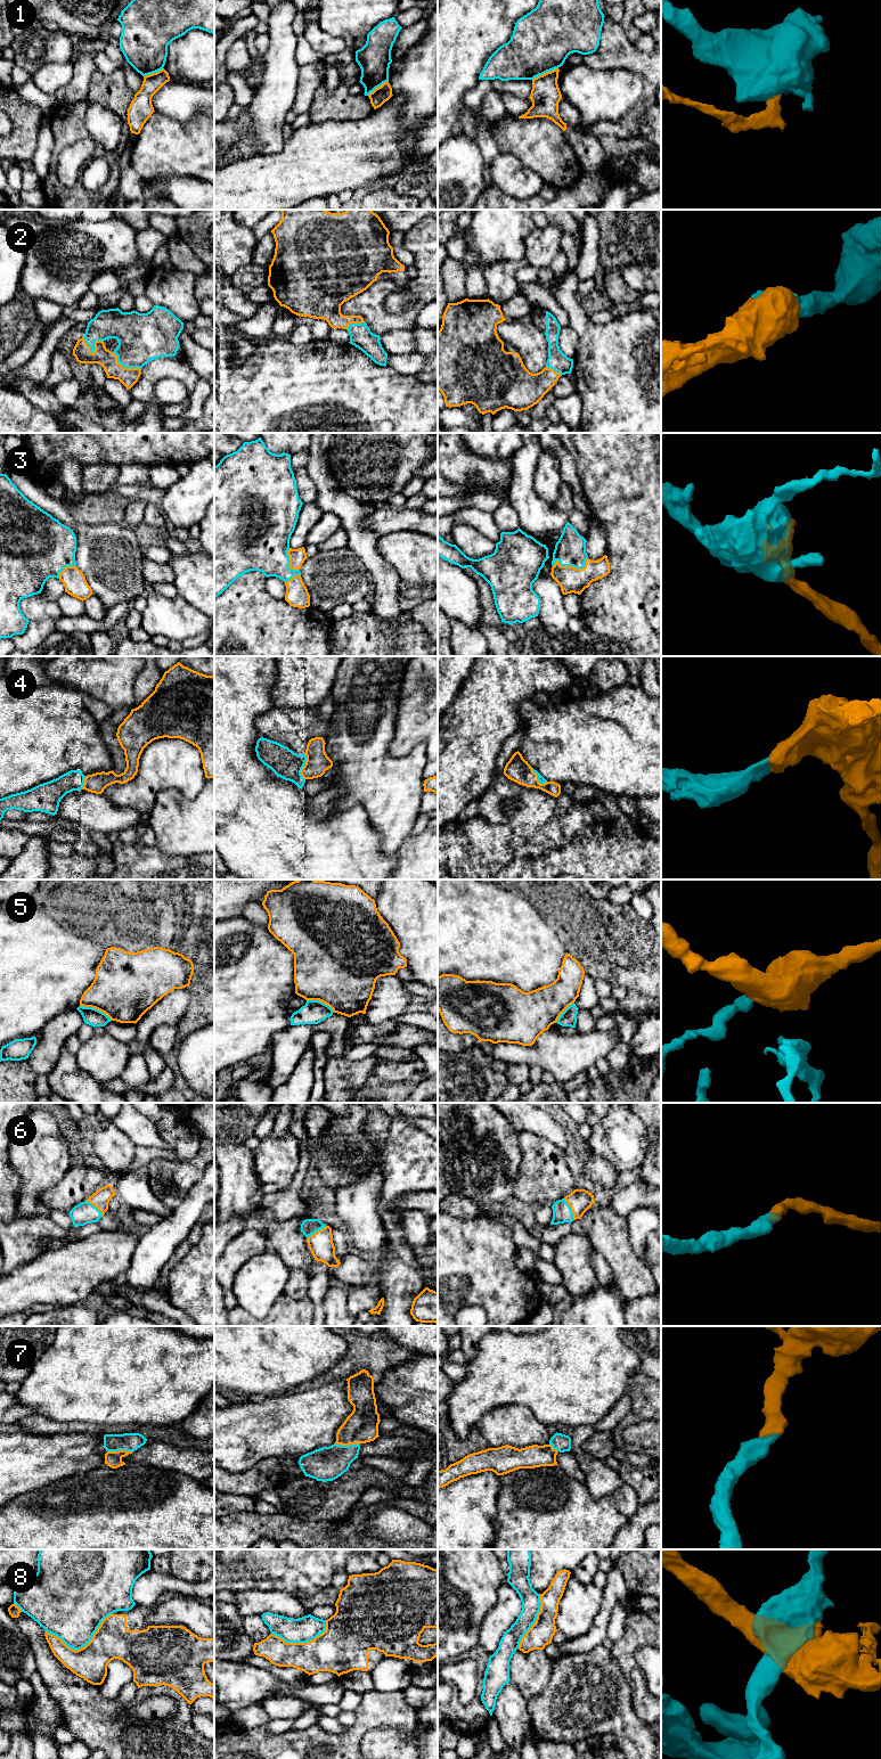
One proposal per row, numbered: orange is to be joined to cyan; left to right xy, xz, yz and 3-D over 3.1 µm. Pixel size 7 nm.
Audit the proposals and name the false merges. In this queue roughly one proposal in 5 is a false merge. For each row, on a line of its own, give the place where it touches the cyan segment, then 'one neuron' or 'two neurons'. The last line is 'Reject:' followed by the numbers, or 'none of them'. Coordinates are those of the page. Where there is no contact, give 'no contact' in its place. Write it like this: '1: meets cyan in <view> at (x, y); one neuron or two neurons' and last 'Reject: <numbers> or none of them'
1: meets cyan in yz at (545, 72); two neurons
2: meets cyan in xy at (94, 351); one neuron
3: meets cyan in yz at (571, 565); one neuron
4: meets cyan in xz at (303, 766); one neuron
5: meets cyan in xy at (95, 1008); two neurons
6: meets cyan in yz at (570, 1209); one neuron
7: meets cyan in xy at (120, 1449); one neuron
8: meets cyan in xy at (82, 1646); two neurons
Reject: 1, 5, 8

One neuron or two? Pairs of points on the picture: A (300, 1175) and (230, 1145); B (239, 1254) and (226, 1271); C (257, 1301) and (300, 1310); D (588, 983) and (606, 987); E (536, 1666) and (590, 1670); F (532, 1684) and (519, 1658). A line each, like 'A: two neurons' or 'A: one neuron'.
A: two neurons
B: one neuron
C: two neurons
D: two neurons
E: two neurons
F: one neuron

